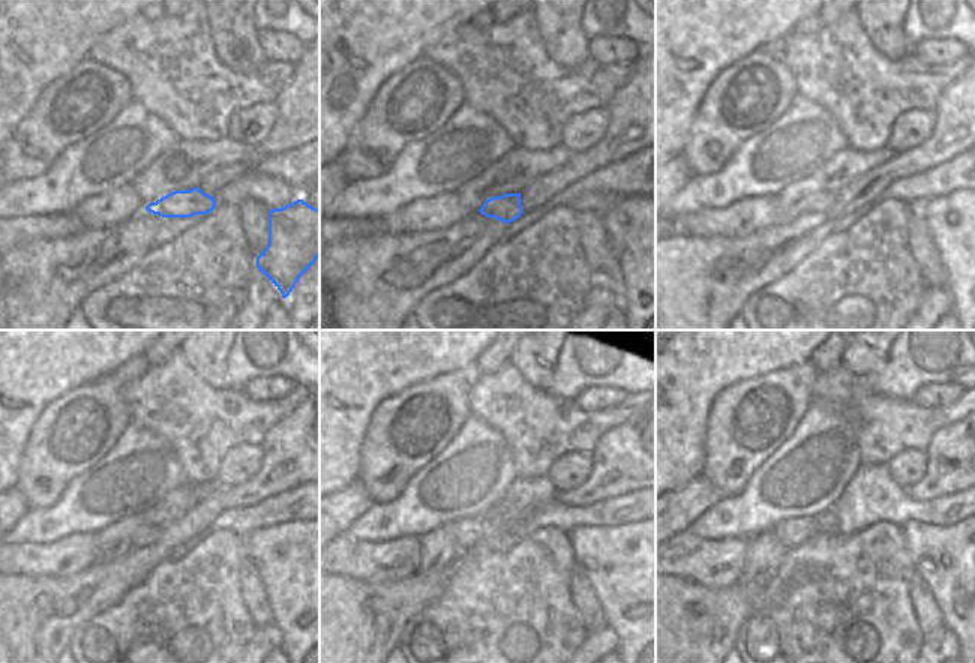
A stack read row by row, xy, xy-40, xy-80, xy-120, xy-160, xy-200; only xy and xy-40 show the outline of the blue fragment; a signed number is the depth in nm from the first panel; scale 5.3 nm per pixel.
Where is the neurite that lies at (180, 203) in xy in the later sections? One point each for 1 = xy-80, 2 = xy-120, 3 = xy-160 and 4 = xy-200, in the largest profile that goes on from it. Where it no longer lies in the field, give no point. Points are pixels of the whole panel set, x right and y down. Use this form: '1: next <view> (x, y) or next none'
1: next xy-80 (821, 201)
2: next xy-120 (146, 536)
3: next xy-160 (468, 531)
4: next xy-200 (794, 531)

